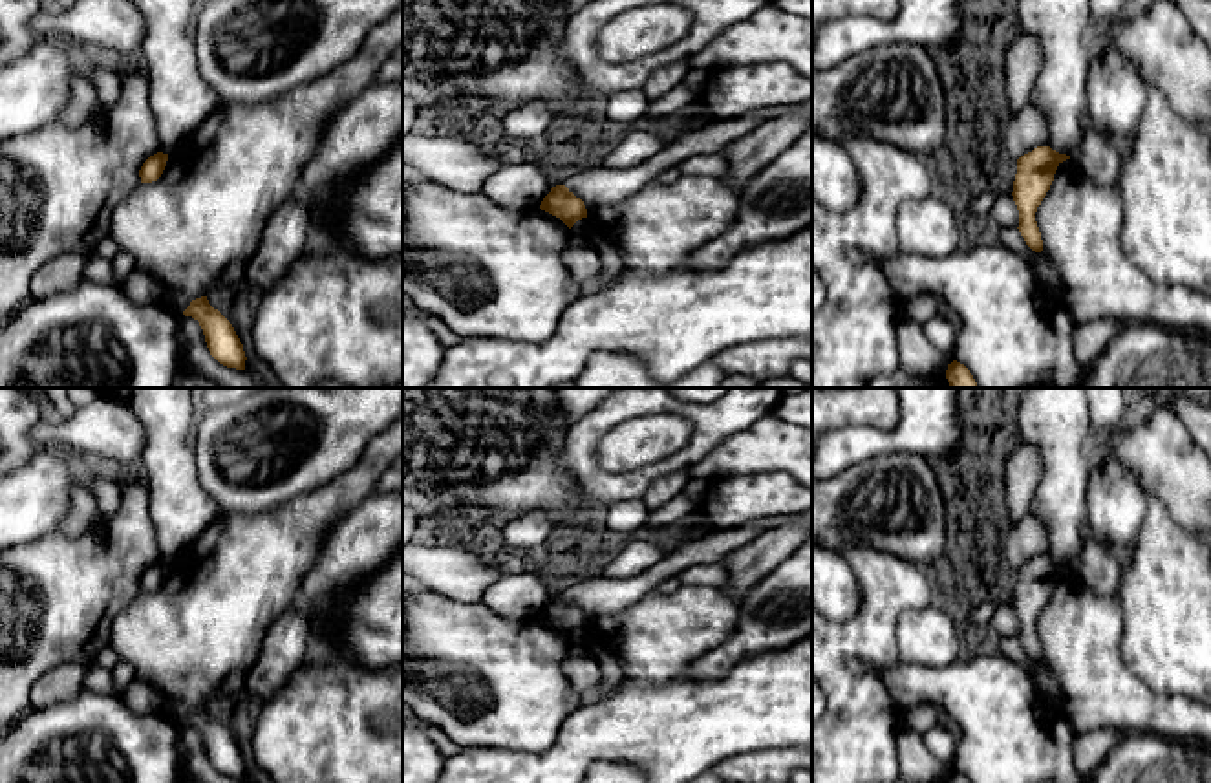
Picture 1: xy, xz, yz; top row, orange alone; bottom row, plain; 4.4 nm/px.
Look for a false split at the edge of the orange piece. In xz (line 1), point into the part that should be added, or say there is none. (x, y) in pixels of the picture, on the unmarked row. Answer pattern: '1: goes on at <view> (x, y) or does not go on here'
1: does not go on here

